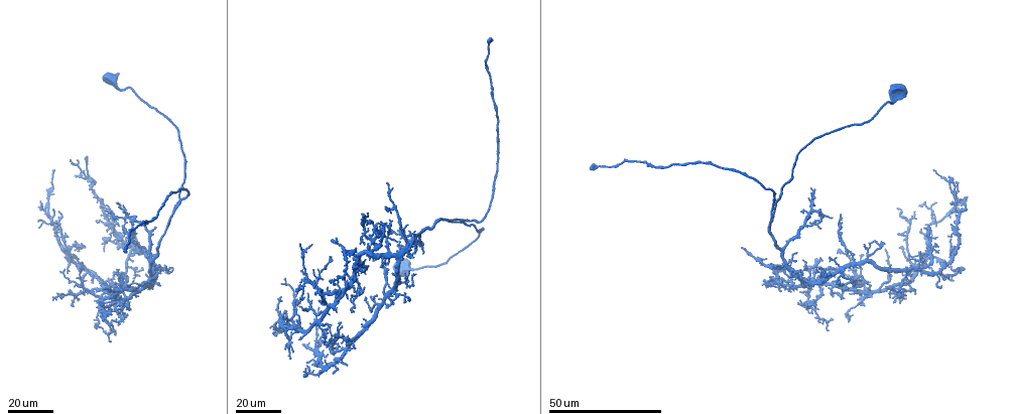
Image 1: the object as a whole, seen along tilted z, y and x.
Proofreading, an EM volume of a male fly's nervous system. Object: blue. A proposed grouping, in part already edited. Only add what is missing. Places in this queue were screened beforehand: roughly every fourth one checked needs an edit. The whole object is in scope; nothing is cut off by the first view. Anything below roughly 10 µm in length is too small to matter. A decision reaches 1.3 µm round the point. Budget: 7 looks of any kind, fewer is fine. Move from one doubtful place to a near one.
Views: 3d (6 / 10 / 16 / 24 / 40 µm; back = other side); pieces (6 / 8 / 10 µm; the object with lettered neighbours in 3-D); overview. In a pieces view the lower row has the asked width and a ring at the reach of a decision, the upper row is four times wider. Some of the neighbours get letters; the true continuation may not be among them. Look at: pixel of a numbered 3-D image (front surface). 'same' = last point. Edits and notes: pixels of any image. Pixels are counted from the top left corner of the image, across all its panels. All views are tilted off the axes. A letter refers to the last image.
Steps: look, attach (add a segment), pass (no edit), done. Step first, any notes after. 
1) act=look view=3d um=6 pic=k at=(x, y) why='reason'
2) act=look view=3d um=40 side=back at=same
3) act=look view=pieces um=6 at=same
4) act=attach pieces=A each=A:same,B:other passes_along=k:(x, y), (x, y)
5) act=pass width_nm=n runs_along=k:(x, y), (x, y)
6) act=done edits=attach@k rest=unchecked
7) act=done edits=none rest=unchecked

act=look view=3d um=24 pic=1 at=(393, 304) why='free end'

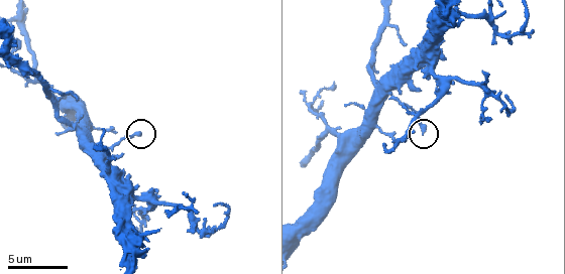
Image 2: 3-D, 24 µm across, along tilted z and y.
act=look view=pieces um=10 pic=2 at=(423, 132)

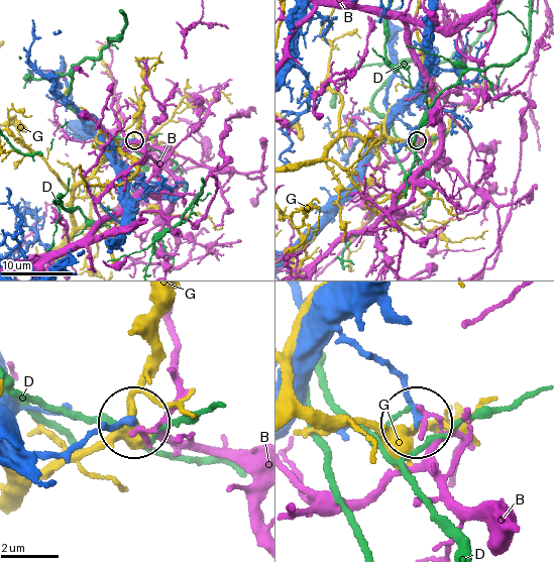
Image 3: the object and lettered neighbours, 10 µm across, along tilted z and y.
act=pass width_nm=240 each=B:other,D:other,G:other runs_along=3:(365, 298), (339, 330), (392, 371), (417, 419) found='none of them fits'

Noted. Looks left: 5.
act=look view=3d um=40 pic=1 at=(363, 286) why='free end'

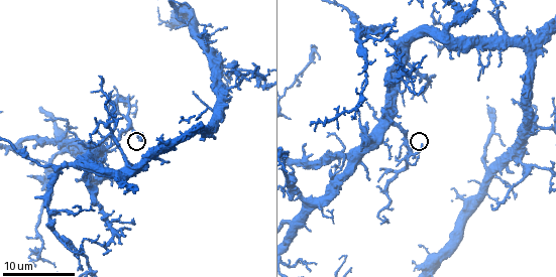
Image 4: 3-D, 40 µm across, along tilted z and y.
act=look view=pieces um=10 pic=4 at=(421, 145)

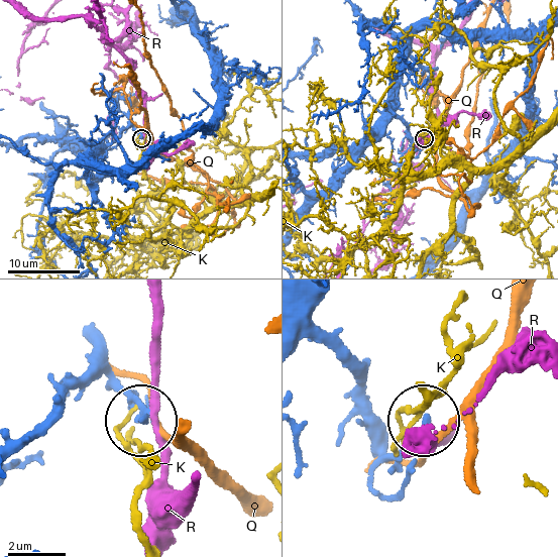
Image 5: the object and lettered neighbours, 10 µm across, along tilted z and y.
act=pass each=K:other,Q:other,R:other found='none of them fits'

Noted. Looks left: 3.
act=look view=3d um=10 pic=4 at=(193, 93) why='thin end'

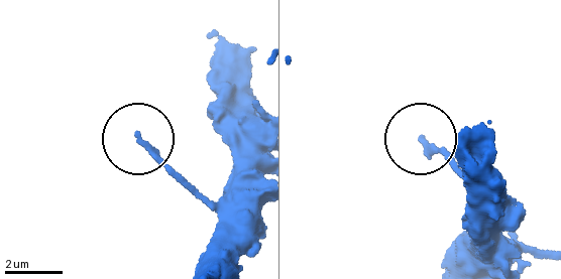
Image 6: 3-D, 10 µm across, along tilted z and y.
act=look view=pieces um=10 pic=6 at=(138, 136)

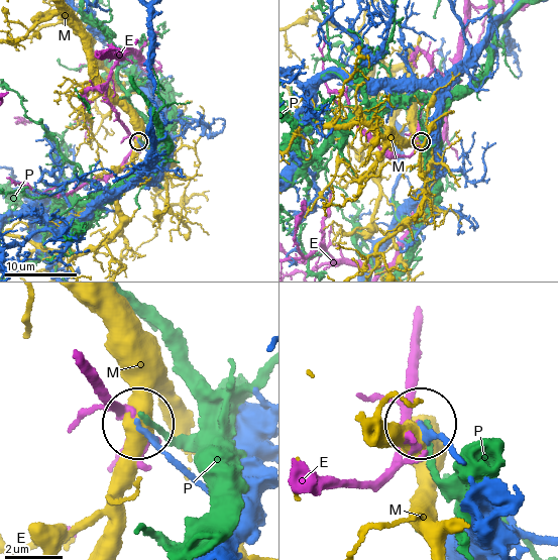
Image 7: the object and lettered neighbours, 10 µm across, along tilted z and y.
act=pass width_nm=150 each=E:other,M:other,P:other found='none of them fits'

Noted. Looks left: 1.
act=done edits=none rest=unchecked

